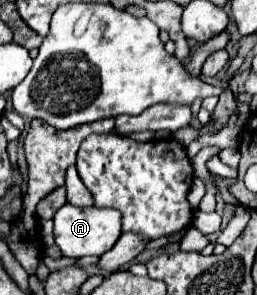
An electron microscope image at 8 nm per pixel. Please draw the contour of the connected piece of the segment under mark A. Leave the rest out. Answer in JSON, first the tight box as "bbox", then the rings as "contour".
{"bbox":[54,204,120,258],"contour":[[[64,204],[54,214],[54,240],[64,256],[82,258],[82,256],[100,256],[108,252],[116,240],[120,238],[120,212],[112,208],[76,208],[72,204]]]}

